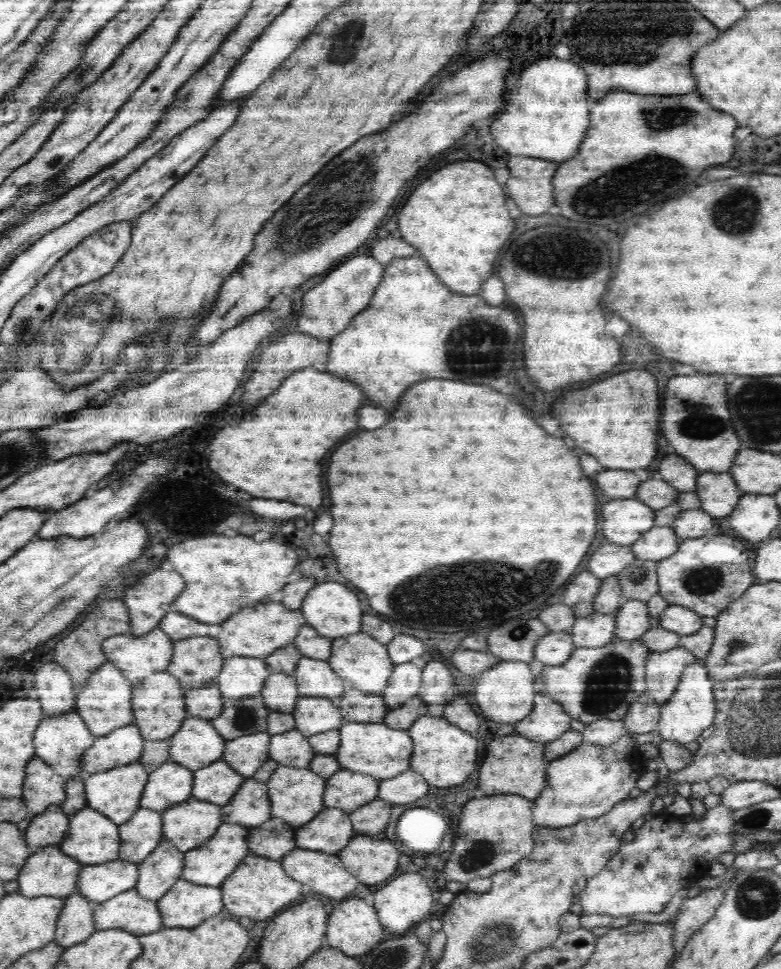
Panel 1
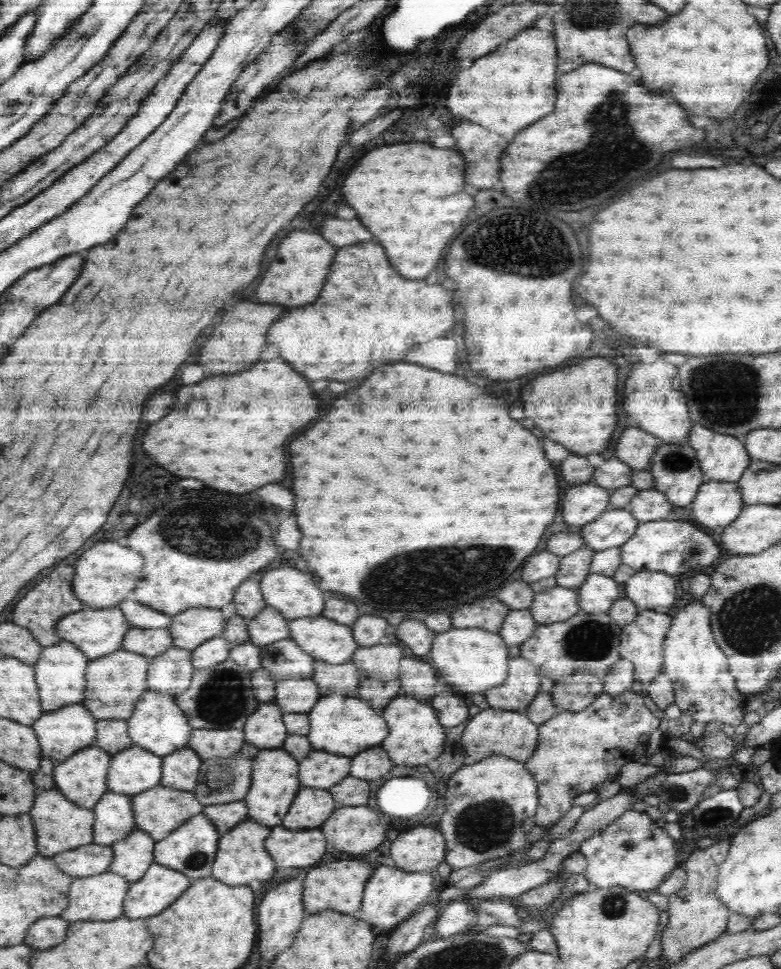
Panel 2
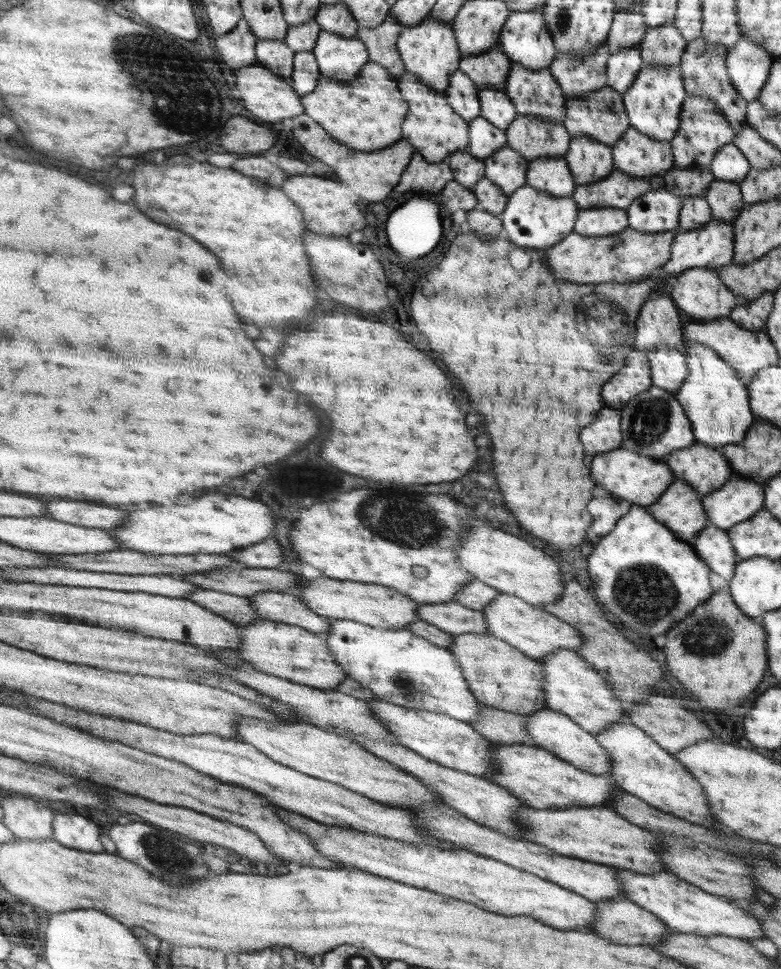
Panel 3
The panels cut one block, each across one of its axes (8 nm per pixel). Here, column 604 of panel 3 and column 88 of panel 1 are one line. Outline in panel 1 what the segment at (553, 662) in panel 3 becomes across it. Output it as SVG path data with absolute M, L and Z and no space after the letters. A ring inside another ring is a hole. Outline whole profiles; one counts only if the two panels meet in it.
M110 661L101 663L86 680L84 688L76 693L75 711L84 719L86 726L95 737L106 735L117 727L133 723L133 688L116 665Z

